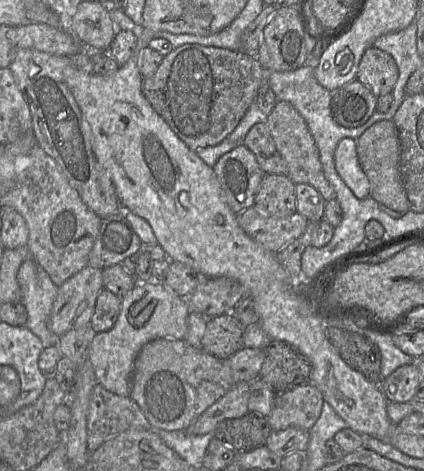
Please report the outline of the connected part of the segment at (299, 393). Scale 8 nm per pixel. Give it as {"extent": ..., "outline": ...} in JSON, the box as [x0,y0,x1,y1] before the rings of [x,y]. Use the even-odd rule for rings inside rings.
{"extent":[267,383,324,431],"outline":[[[311,383],[276,394],[267,421],[272,431],[299,428],[310,431],[319,419],[324,399]]]}

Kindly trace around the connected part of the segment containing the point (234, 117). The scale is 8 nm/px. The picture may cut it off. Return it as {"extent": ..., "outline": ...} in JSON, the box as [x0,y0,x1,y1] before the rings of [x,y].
{"extent":[142,44,266,152],"outline":[[[186,44],[164,56],[156,72],[144,78],[142,91],[153,109],[187,147],[195,152],[225,140],[245,116],[262,84],[266,70],[257,57],[225,48]]]}

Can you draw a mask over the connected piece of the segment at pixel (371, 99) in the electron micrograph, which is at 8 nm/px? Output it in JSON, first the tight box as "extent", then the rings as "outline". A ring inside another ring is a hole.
{"extent":[331,79,377,128],"outline":[[[357,79],[331,92],[332,116],[341,126],[346,128],[359,127],[376,110],[377,97],[369,87]]]}

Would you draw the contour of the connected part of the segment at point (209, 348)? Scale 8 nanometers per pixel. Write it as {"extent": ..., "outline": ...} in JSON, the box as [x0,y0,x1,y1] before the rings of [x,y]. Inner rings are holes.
{"extent":[201,315,245,360],"outline":[[[232,315],[211,318],[201,340],[201,348],[220,360],[227,360],[243,347],[245,327]]]}

